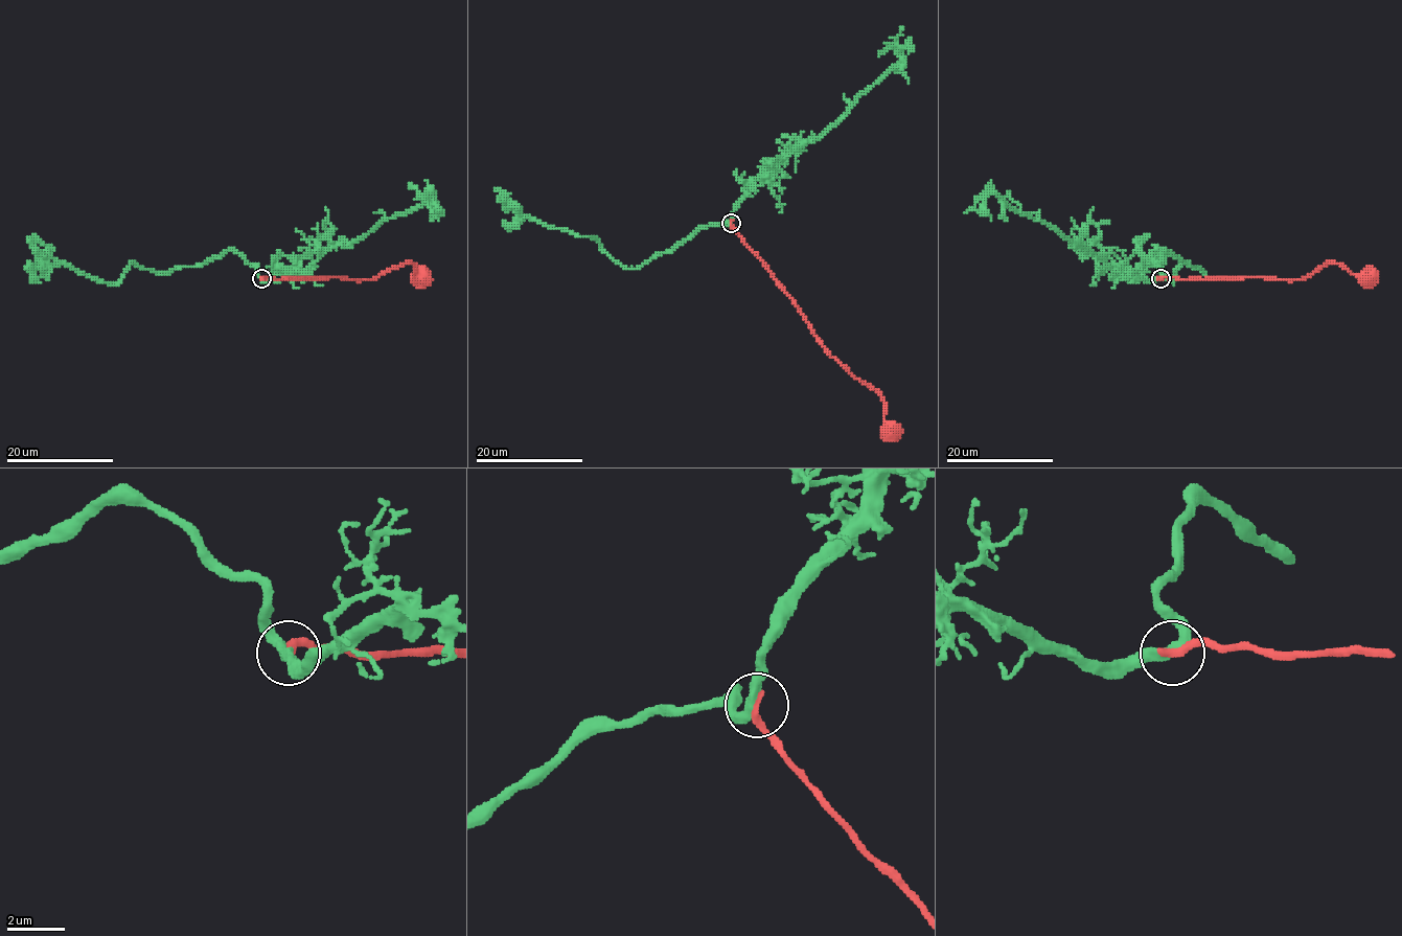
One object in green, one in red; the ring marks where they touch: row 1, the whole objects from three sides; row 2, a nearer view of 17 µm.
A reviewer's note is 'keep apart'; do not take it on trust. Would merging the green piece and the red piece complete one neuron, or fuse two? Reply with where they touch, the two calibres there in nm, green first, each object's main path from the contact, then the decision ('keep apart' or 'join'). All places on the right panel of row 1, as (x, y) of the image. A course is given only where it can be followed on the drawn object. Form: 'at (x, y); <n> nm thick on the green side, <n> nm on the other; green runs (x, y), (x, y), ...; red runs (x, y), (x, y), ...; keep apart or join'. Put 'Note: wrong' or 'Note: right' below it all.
at (1161, 278); 360 nm thick on the green side, 320 nm on the other; green runs (1161, 279), (1165, 251), (1204, 272), (1185, 261), (1175, 271), (1174, 284), (1151, 258), (1131, 271), (1138, 282); red runs (1161, 279), (1295, 280), (1305, 279), (1317, 268), (1332, 263), (1343, 266), (1355, 275), (1368, 275); join
Note: wrong

